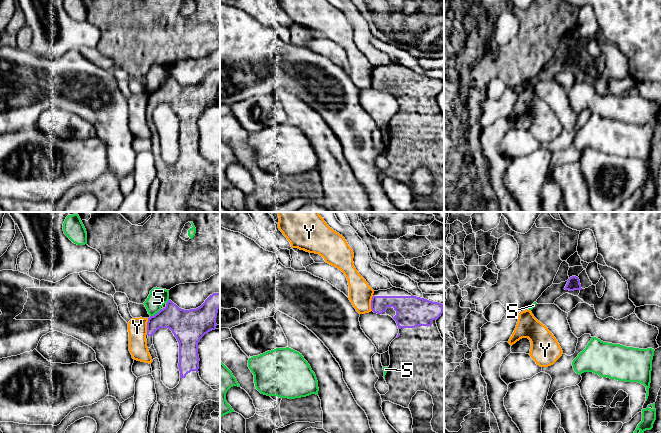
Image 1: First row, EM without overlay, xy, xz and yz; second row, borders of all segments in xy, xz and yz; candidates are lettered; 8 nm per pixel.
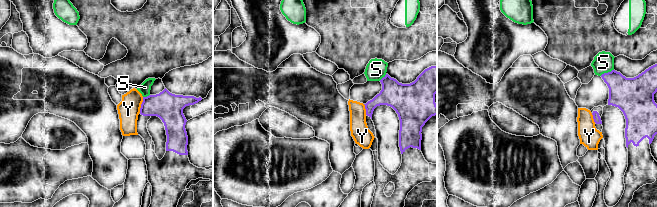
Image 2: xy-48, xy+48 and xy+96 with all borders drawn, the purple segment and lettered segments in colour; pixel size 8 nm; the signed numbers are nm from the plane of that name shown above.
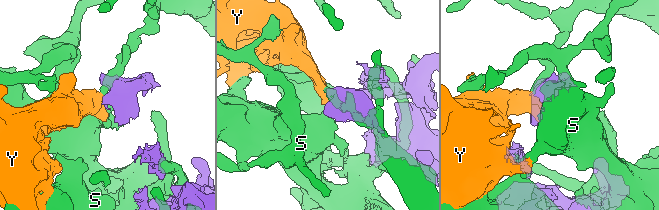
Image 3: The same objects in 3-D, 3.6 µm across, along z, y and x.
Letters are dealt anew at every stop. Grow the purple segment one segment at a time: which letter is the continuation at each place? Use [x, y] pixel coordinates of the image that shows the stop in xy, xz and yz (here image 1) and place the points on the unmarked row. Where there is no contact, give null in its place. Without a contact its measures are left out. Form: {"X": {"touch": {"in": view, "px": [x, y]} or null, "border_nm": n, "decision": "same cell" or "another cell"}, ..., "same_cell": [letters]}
{"S": {"touch": {"in": "xy", "px": [156, 89]}, "border_nm": 110, "decision": "another cell"}, "Y": {"touch": {"in": "xy", "px": [147, 102]}, "border_nm": 130, "decision": "another cell"}, "same_cell": []}

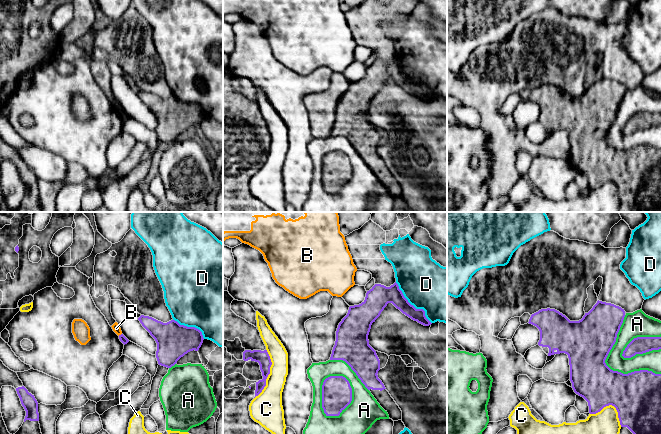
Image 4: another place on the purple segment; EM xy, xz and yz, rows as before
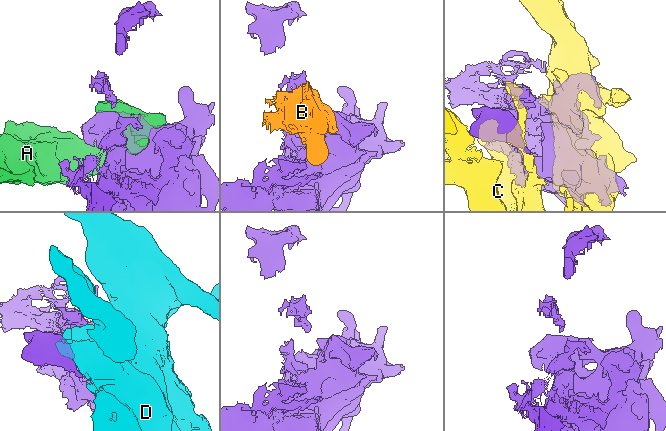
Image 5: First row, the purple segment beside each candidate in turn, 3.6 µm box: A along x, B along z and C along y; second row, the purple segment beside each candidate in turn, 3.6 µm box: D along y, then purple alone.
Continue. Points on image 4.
{"A": {"touch": {"in": "xz", "px": [322, 165]}, "border_nm": 360, "decision": "another cell"}, "B": {"touch": {"in": "xy", "px": [119, 111]}, "border_nm": 40, "decision": "another cell"}, "C": {"touch": {"in": "xz", "px": [269, 149]}, "border_nm": 420, "decision": "another cell"}, "D": {"touch": {"in": "xz", "px": [412, 81]}, "border_nm": 440, "decision": "another cell"}, "same_cell": []}

